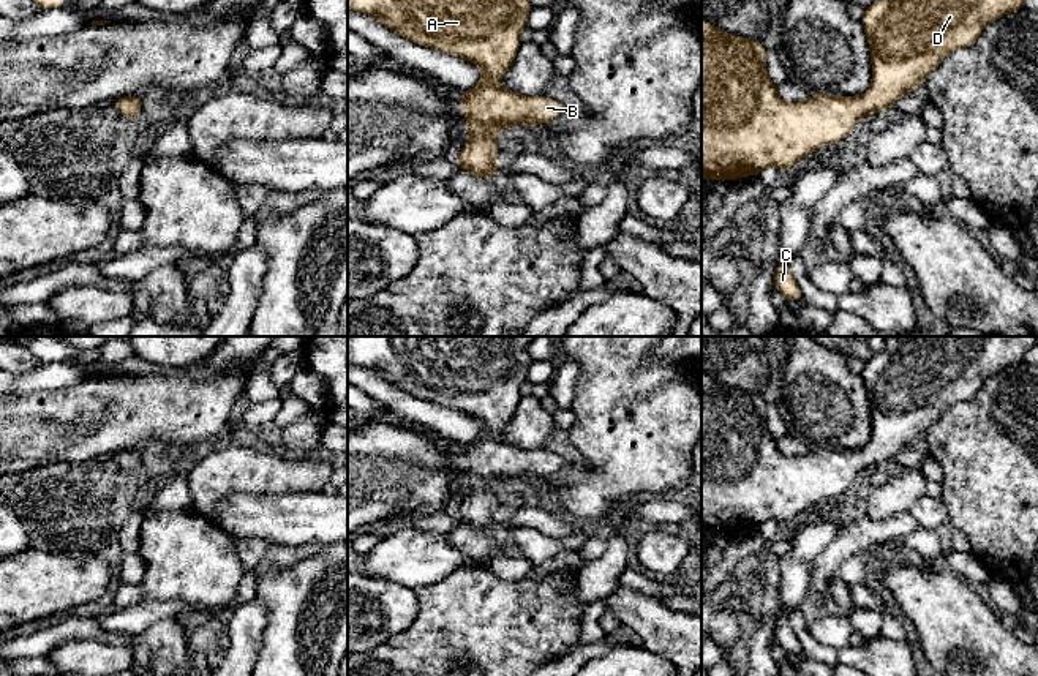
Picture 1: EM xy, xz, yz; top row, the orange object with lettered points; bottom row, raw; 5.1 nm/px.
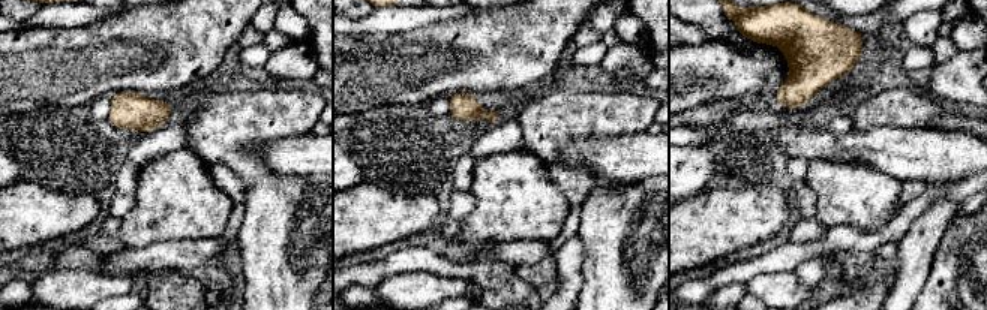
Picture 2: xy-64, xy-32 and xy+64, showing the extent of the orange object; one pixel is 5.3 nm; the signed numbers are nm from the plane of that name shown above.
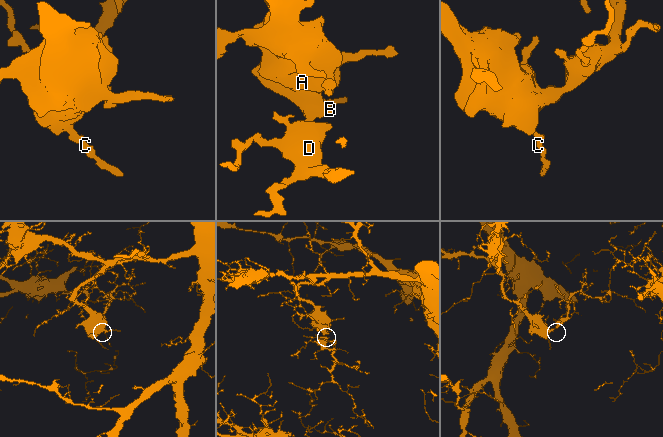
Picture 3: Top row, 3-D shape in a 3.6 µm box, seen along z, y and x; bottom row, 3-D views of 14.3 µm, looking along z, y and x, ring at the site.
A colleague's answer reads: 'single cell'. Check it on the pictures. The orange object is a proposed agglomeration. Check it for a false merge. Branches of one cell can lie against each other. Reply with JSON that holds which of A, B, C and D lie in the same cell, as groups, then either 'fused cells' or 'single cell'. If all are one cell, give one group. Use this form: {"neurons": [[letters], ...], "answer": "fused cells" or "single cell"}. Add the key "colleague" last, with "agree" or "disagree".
{"neurons": [["A", "B", "C", "D"]], "answer": "single cell", "colleague": "agree"}

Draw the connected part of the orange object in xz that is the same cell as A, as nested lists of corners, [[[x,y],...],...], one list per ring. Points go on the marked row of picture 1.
[[[348,0],[348,9],[370,14],[393,33],[428,49],[444,52],[447,55],[466,58],[480,68],[480,84],[466,90],[460,96],[461,111],[466,120],[469,141],[455,156],[461,171],[476,177],[493,180],[499,167],[496,156],[501,152],[495,142],[498,134],[515,125],[528,125],[537,128],[561,114],[564,106],[548,96],[525,96],[499,85],[499,77],[510,68],[515,60],[517,49],[521,43],[520,33],[528,24],[531,9],[529,0]]]

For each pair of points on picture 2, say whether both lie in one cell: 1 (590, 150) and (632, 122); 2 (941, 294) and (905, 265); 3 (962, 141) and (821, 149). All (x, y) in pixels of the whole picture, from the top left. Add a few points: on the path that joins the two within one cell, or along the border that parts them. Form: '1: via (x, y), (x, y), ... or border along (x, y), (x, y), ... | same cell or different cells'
1: border along (645, 131), (576, 140) | different cells
2: border along (936, 249), (926, 285), (918, 294) | different cells
3: via (927, 147), (855, 147) | same cell

